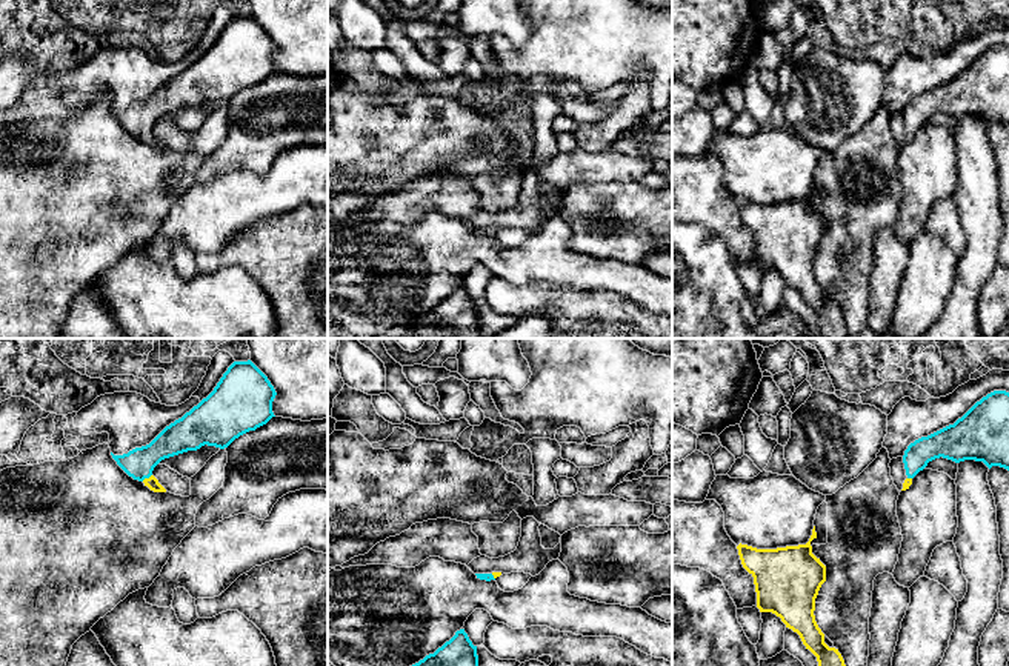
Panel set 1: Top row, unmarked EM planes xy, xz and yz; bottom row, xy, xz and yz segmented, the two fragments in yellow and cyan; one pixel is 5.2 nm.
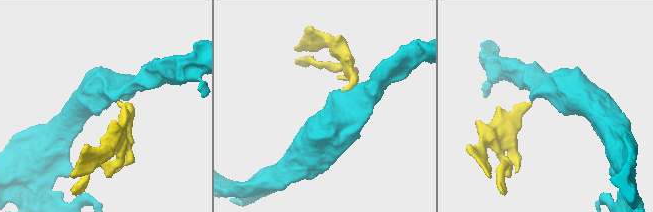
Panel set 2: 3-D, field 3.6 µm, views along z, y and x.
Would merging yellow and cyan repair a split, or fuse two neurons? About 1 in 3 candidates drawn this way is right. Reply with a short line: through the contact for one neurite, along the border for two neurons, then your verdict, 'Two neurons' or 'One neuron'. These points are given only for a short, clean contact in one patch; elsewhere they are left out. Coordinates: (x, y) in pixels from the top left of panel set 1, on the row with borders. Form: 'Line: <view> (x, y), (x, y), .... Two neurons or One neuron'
Line: xy (153, 483), (146, 479), (139, 463). One neuron

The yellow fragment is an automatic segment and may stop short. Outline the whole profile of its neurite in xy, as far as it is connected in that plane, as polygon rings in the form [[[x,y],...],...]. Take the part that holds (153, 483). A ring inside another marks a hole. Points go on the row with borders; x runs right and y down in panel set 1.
[[[251,360],[234,361],[206,398],[166,426],[149,445],[111,455],[134,480],[143,481],[154,492],[166,492],[152,475],[162,460],[205,445],[228,448],[240,435],[275,417],[275,395],[268,377]]]

